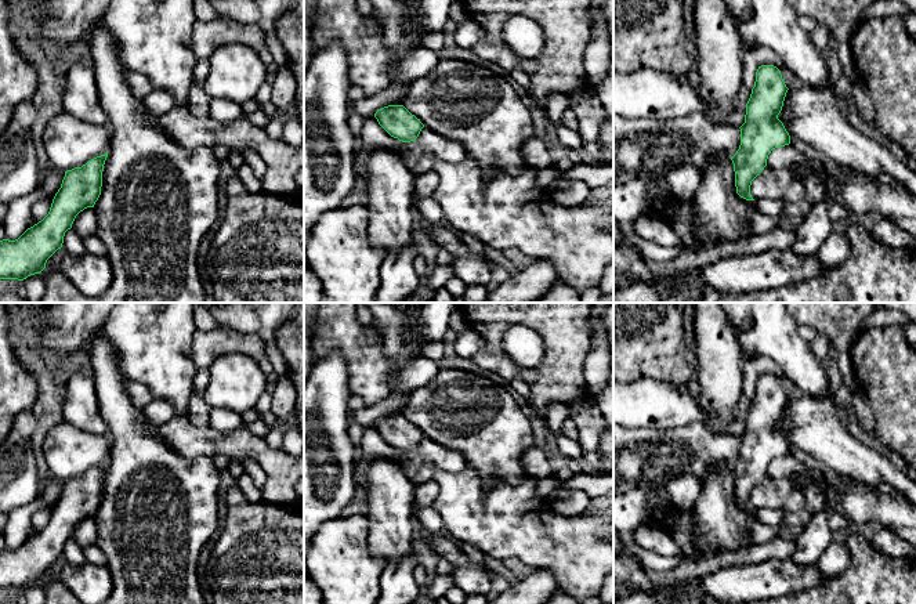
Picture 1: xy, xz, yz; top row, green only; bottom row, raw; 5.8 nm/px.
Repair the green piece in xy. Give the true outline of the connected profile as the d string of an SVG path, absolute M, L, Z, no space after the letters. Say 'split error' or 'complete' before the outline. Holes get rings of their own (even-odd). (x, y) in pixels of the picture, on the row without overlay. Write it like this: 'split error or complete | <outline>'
complete | M108 462L88 470L82 477L65 481L61 498L53 509L48 524L28 538L18 549L0 550L0 589L23 590L30 585L40 583L46 578L47 569L62 557L65 542L72 538L76 525L87 517L94 517L98 510L106 467Z

